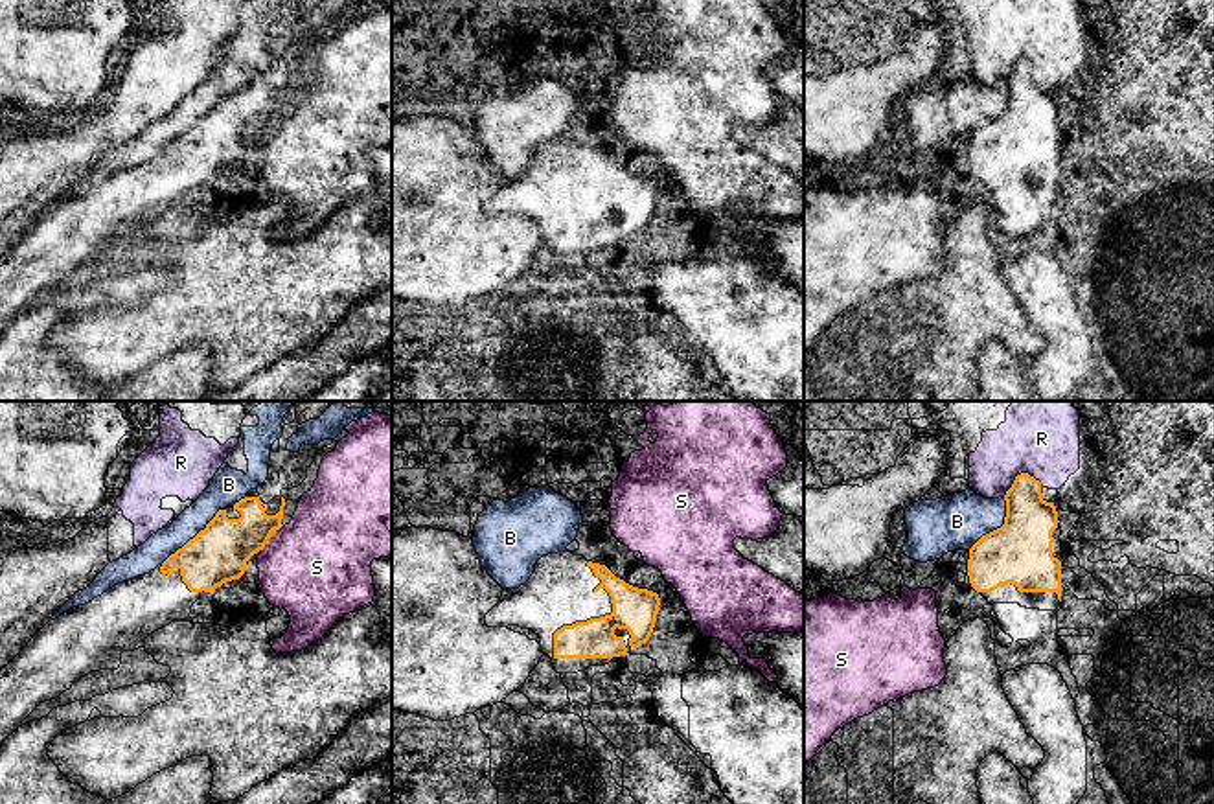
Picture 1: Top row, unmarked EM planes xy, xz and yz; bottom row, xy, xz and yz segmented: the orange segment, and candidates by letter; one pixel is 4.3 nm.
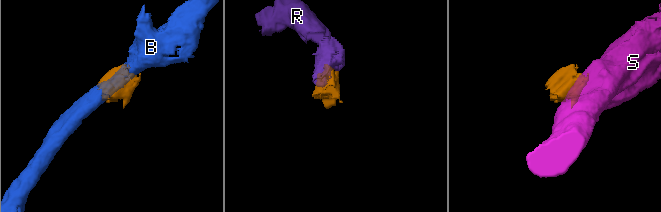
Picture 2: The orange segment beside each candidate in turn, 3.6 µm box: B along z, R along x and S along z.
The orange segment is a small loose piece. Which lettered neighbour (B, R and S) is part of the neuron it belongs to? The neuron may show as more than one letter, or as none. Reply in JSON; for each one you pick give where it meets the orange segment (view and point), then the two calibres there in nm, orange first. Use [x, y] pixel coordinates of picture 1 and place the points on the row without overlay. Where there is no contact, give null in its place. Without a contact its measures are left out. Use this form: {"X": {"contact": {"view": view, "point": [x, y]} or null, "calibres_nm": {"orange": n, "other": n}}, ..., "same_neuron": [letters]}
{"same_neuron": []}

